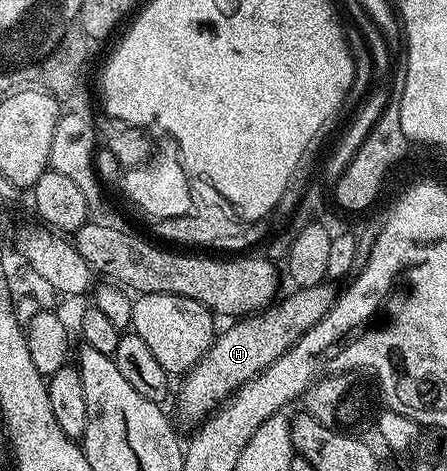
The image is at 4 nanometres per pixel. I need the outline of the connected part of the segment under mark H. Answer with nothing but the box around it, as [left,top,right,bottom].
[178,283,336,423]

